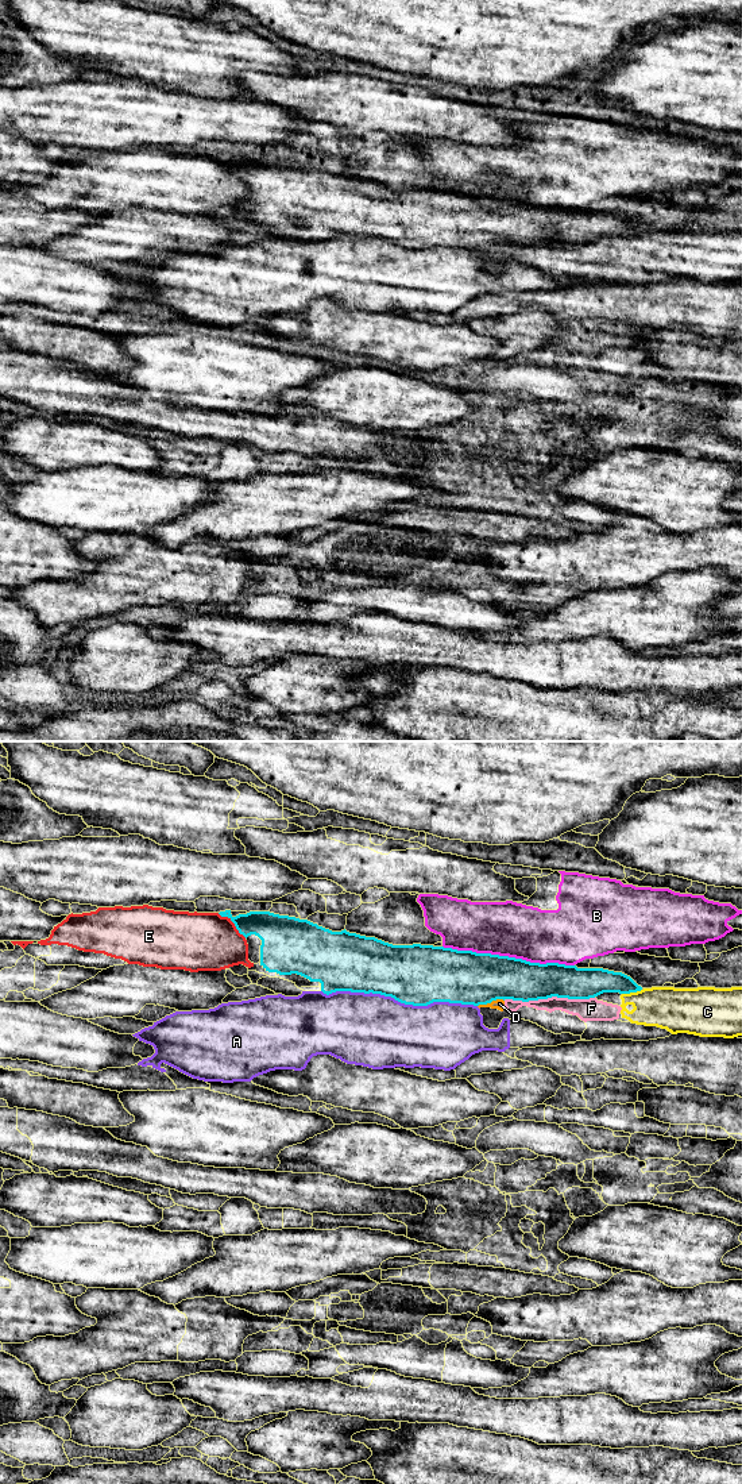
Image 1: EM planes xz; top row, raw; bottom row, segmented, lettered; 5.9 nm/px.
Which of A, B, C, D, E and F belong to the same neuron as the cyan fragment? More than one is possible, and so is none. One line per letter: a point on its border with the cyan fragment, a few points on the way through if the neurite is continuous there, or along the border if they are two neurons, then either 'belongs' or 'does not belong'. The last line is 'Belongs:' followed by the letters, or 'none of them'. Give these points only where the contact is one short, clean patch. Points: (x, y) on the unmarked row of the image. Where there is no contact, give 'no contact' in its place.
A: xz (400, 245) | does not belong
B: xz (507, 200) | does not belong
C: xz (632, 235) | does not belong
D: xz (490, 246) | does not belong
E: xz (234, 166) | does not belong
F: xz (548, 241) | does not belong
Belongs: none of them

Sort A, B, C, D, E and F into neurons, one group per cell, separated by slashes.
A / B / C D F / E

